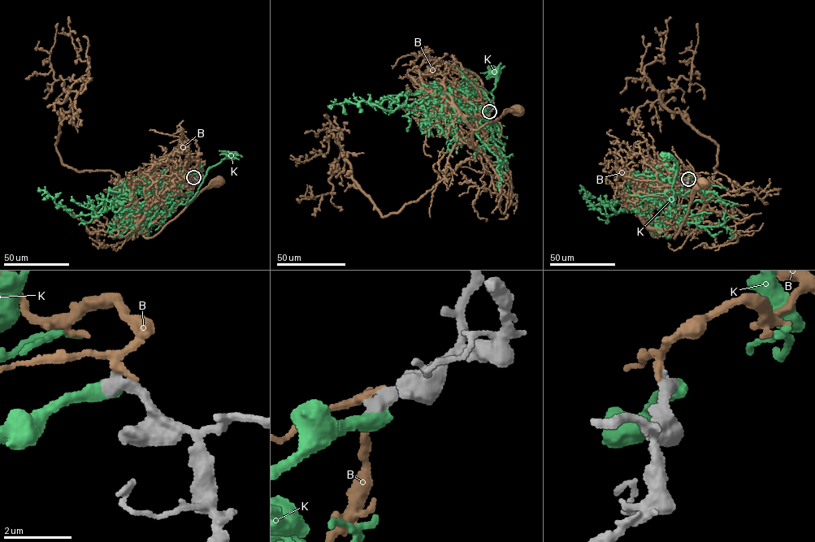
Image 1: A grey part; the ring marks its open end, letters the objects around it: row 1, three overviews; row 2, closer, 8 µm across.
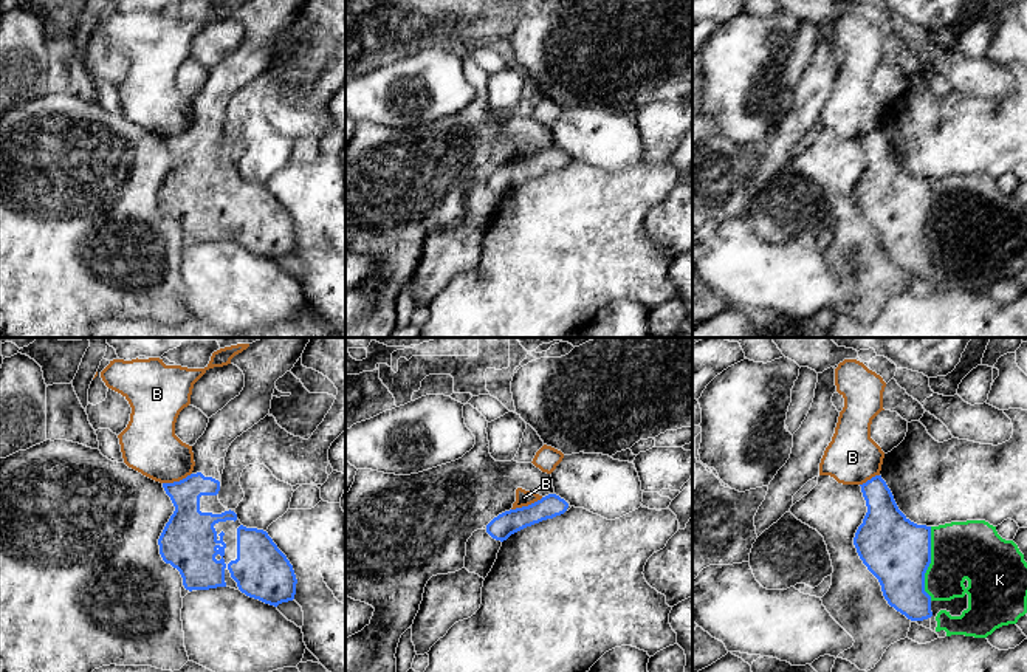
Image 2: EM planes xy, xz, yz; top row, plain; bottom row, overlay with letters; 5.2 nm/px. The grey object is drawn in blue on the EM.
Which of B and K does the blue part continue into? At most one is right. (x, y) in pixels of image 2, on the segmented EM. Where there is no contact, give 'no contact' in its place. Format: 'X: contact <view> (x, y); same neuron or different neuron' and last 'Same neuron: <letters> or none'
B: contact xz (528, 505); different neuron
K: contact yz (930, 562); same neuron
Same neuron: K

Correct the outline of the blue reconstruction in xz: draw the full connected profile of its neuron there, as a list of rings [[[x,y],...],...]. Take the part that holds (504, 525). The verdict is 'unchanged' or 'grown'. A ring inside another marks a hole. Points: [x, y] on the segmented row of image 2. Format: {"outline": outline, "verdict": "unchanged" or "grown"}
{"outline": [[[548,494],[528,506],[499,514],[486,525],[486,533],[493,539],[503,542],[527,526],[564,514],[567,508],[568,503],[564,499],[556,494]]], "verdict": "unchanged"}

